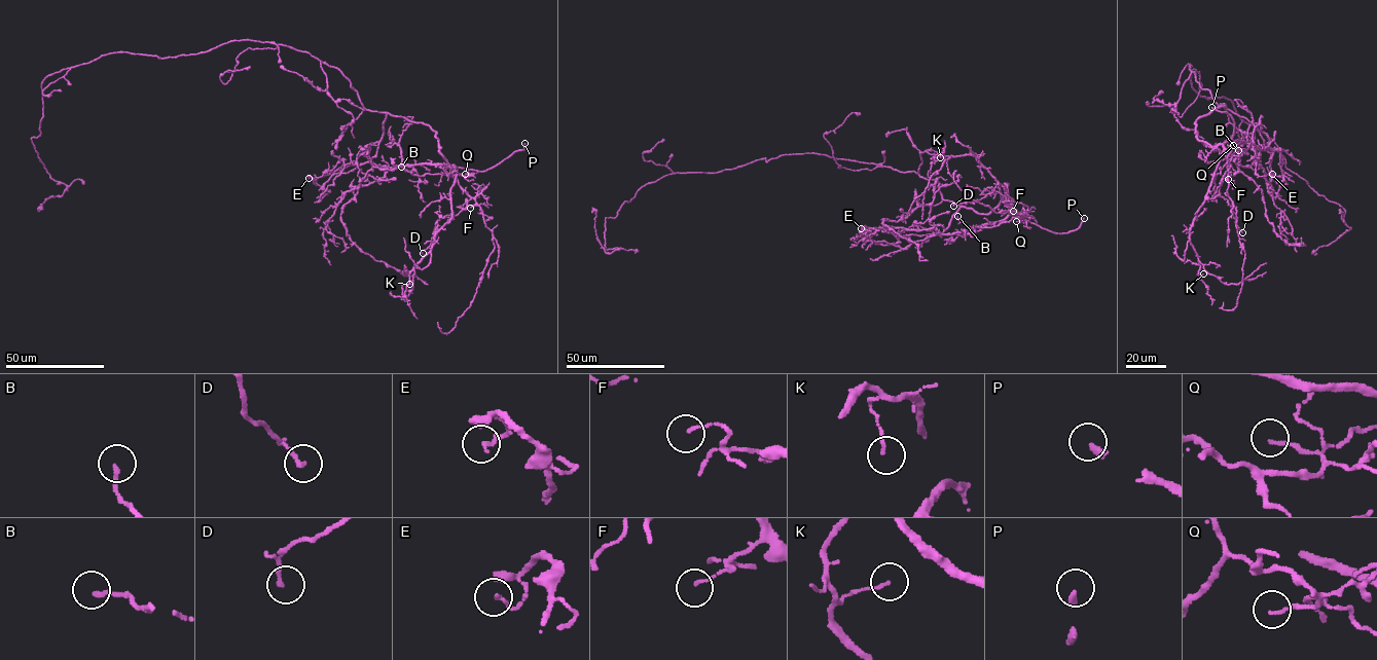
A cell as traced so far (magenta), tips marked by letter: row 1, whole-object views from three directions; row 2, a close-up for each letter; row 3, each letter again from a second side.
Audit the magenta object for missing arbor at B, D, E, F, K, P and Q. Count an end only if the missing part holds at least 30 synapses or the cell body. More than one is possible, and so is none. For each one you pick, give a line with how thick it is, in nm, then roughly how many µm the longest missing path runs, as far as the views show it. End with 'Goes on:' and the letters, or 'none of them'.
P: calibre 240 nm; missing 40 µm
Goes on: P

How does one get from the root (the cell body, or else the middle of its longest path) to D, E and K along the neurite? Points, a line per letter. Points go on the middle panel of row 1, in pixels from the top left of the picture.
D: (889, 168), (936, 180), (942, 198), (982, 214), (997, 208), (1005, 183), (1011, 210), (998, 183), (953, 206)
E: (889, 168), (936, 180), (962, 207), (941, 233), (895, 232), (904, 248), (861, 228)
K: (889, 168), (936, 180), (942, 198), (982, 214), (997, 208), (1005, 183), (1011, 211), (976, 156), (940, 157)

